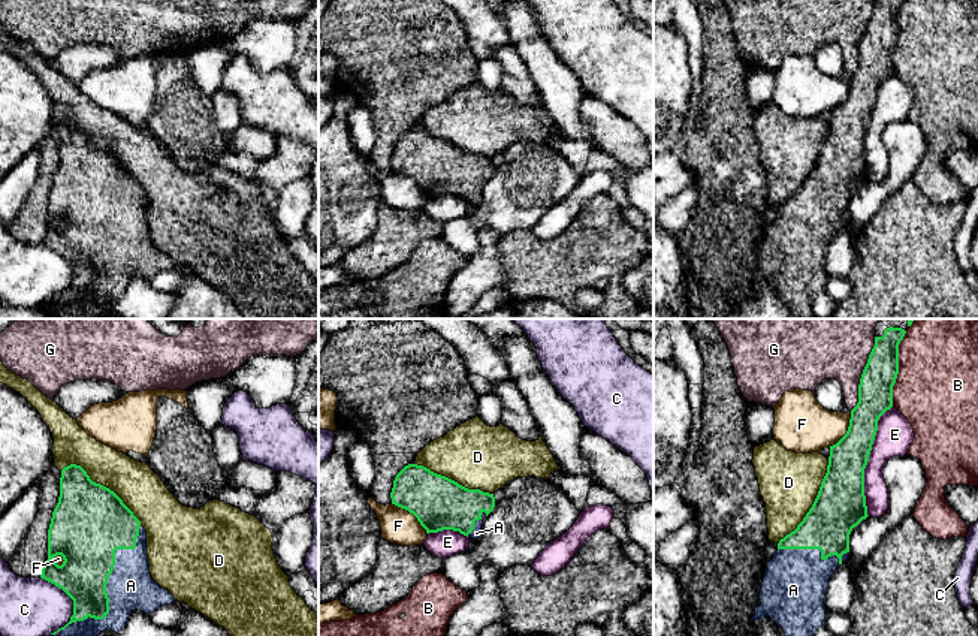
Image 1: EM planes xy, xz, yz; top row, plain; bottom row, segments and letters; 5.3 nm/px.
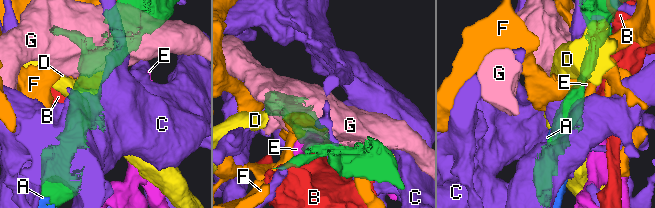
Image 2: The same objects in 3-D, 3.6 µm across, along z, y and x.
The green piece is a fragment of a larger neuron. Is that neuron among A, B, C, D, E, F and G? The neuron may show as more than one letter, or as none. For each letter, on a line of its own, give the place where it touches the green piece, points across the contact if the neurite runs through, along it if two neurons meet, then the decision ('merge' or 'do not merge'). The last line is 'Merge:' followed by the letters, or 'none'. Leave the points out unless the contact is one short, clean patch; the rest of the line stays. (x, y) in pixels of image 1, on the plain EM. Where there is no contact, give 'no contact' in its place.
A: contact xy (105, 255); merge
B: contact yz (897, 36); do not merge
C: contact xy (74, 268); do not merge
D: contact xy (102, 150); do not merge
E: contact yz (868, 124); do not merge
F: contact xz (411, 177); do not merge
G: contact yz (862, 39); do not merge
Merge: A

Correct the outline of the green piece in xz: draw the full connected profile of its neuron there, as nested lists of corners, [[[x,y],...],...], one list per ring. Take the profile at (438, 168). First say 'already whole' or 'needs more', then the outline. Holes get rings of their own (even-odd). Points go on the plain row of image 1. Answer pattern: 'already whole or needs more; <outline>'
needs more; [[[417,129],[405,130],[395,142],[392,169],[413,178],[426,198],[459,196],[479,204],[483,184],[493,175],[493,159],[468,154]]]

